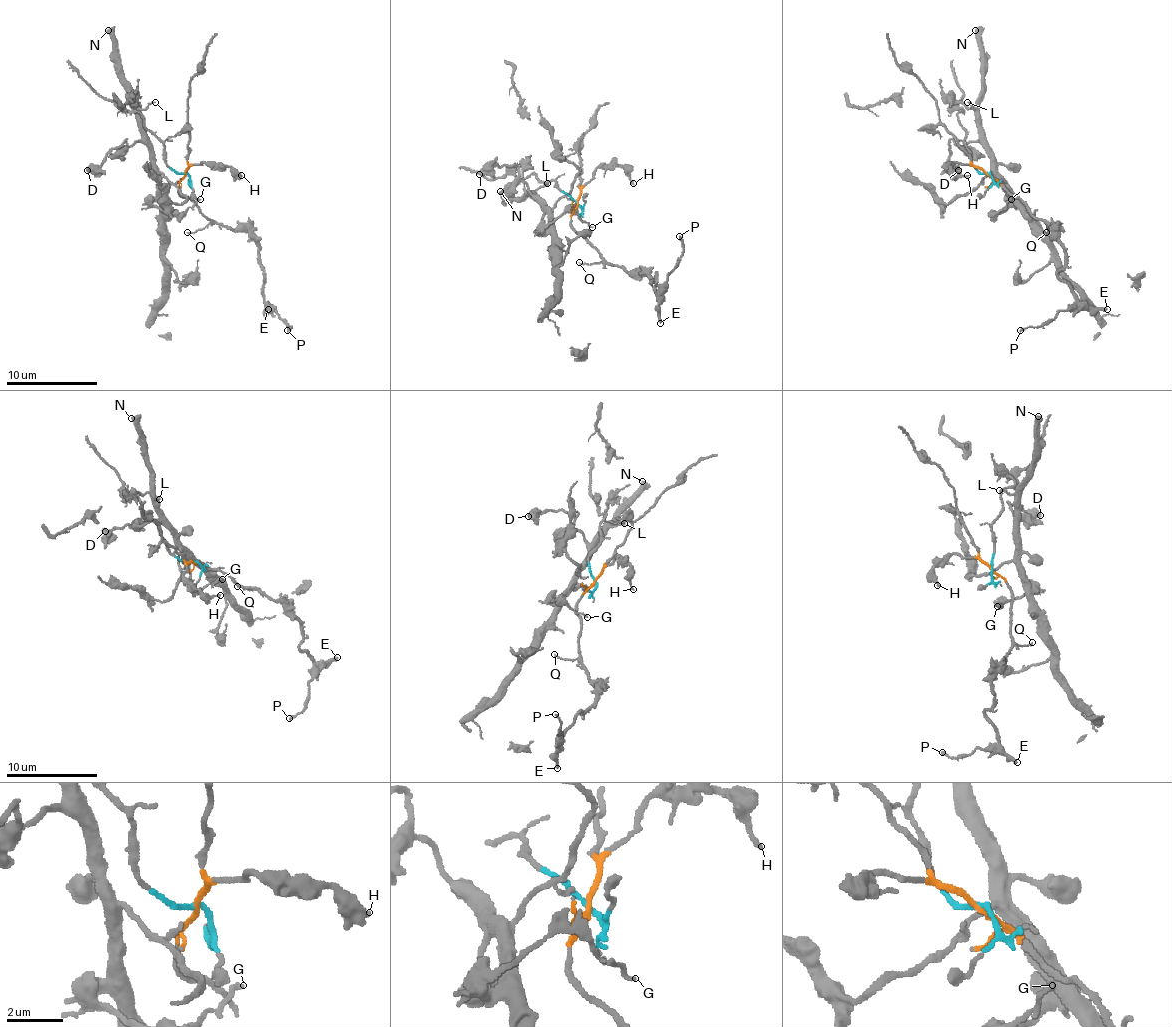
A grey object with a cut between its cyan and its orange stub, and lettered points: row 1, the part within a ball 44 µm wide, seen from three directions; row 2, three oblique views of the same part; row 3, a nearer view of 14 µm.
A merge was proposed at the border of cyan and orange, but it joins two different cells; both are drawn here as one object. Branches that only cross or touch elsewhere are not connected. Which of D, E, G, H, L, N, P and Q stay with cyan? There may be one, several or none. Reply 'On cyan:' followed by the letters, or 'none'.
On cyan: D, G, L, N

